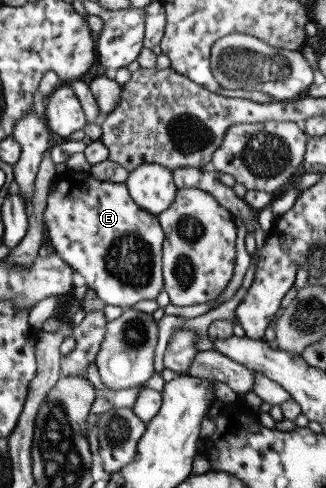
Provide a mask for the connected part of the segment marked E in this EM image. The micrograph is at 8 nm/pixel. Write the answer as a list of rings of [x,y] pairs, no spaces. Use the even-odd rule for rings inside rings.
[[[64,168],[55,174],[55,183],[48,189],[43,213],[43,227],[47,229],[49,243],[57,256],[85,280],[95,295],[106,305],[128,306],[155,299],[162,287],[163,232],[153,214],[139,209],[129,199],[124,183],[95,180],[89,173],[69,171]]]

